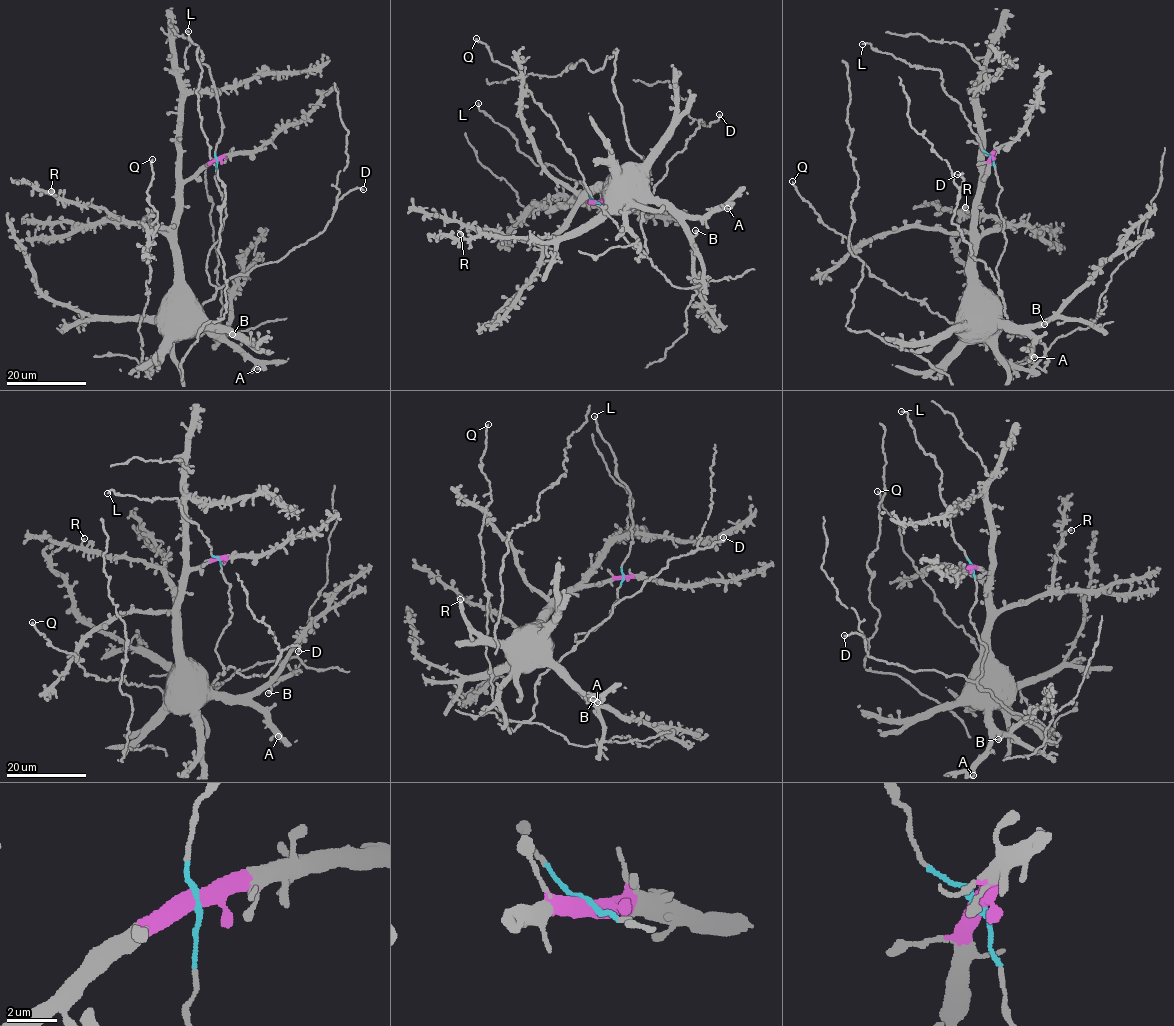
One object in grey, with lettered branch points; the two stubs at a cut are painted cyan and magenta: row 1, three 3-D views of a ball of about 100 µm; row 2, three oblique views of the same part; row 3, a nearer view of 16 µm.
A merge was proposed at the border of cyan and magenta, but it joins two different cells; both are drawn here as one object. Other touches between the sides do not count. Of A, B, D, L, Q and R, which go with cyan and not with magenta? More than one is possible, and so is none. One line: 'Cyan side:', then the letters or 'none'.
Cyan side: D, L, Q

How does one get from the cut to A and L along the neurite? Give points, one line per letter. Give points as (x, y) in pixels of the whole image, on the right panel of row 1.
A: (991, 157), (980, 186), (975, 275), (992, 316), (1033, 335), (1031, 353), (1034, 357)
L: (991, 157), (982, 149), (961, 105), (944, 90), (941, 72), (910, 65), (862, 44)

